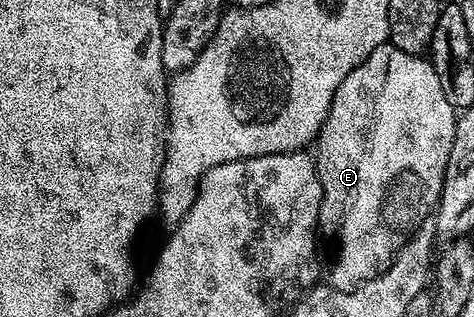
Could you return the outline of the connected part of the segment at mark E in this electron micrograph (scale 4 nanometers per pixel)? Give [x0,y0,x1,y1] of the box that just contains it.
[313,42,457,292]

